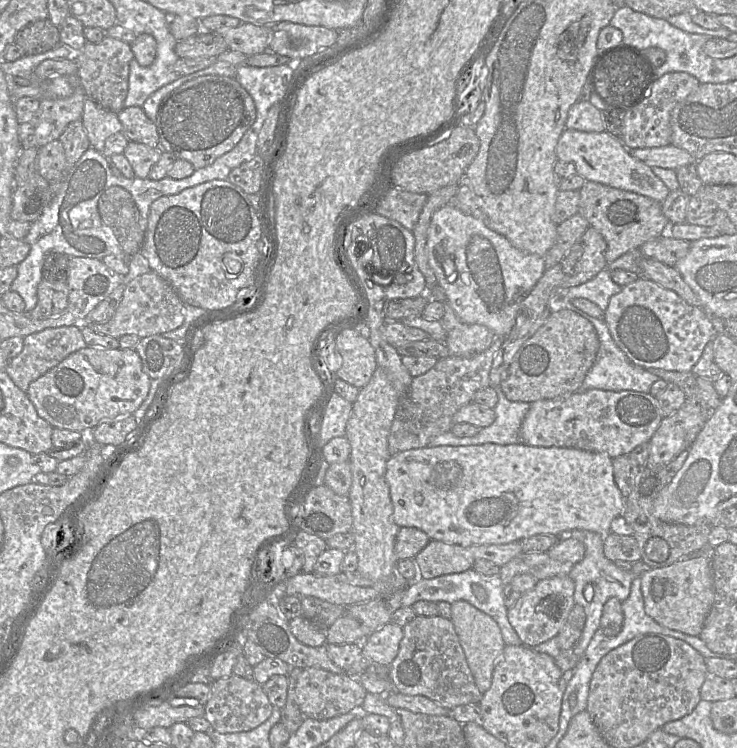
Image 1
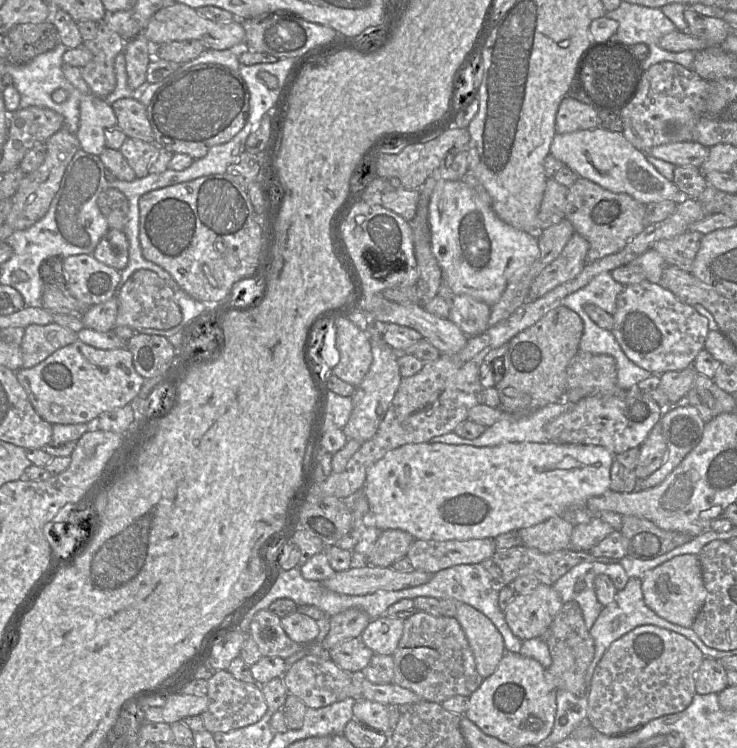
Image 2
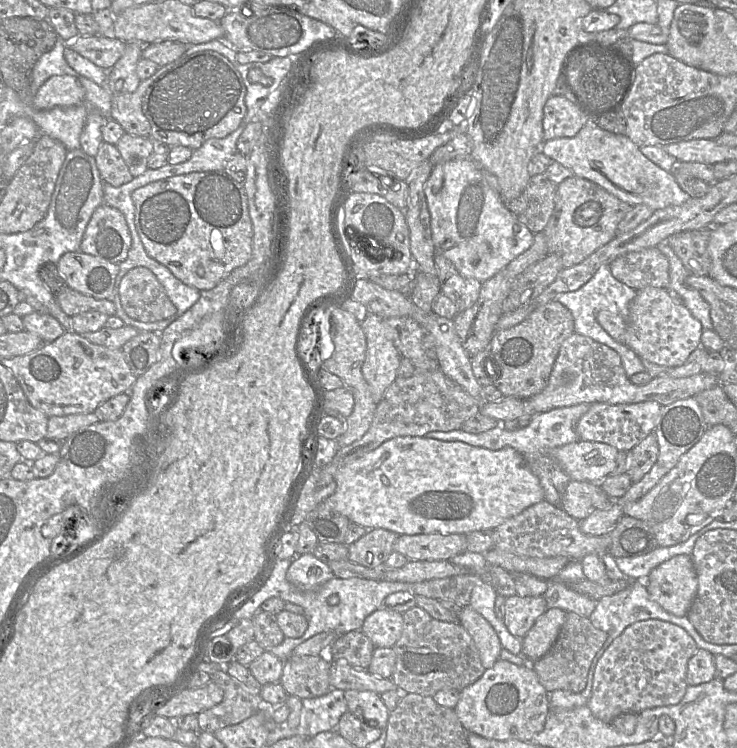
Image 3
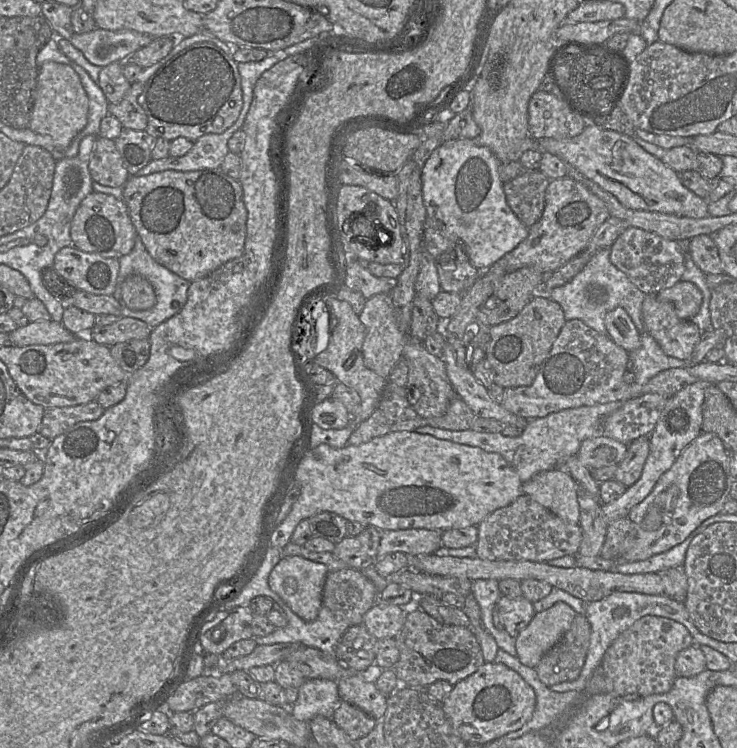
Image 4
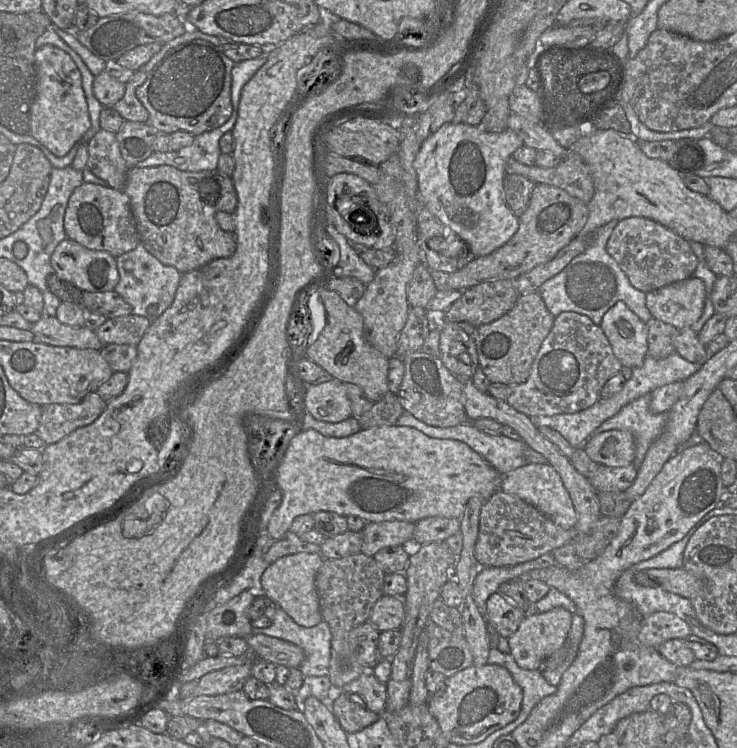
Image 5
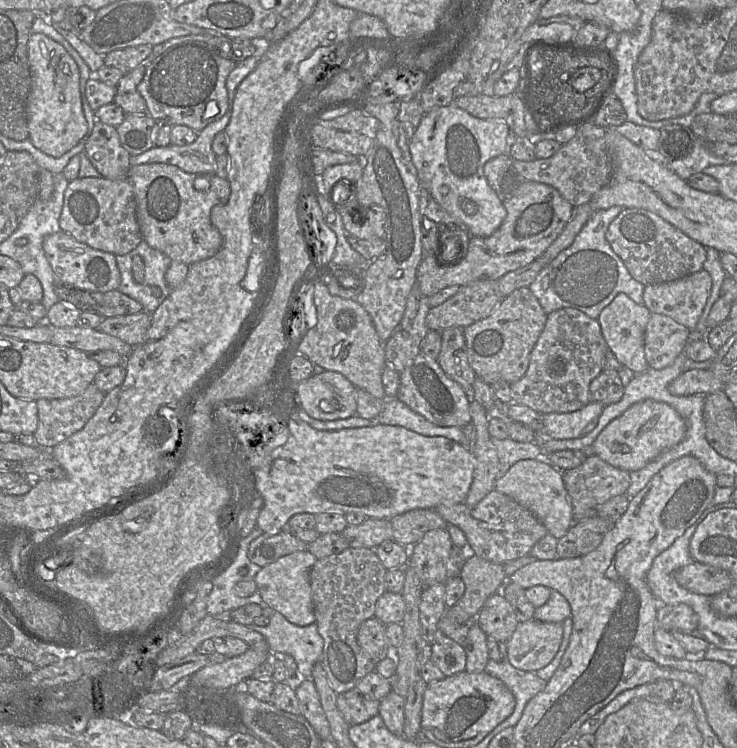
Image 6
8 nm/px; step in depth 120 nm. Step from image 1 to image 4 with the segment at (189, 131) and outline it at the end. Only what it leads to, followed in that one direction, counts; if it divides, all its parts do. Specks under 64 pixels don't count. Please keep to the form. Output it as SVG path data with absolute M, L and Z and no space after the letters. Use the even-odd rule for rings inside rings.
M196 42L179 52L148 79L138 103L147 117L146 131L154 138L172 141L183 137L195 142L205 134L221 134L238 119L243 106L237 62L213 42Z

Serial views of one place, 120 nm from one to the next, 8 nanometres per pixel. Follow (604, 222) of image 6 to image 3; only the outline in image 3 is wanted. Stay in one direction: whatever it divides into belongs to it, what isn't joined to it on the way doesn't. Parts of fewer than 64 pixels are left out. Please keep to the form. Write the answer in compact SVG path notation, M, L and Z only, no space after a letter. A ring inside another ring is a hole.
M602 265L595 275L581 288L573 292L557 294L555 300L567 307L574 318L576 333L589 337L615 350L621 357L626 375L630 378L636 373L646 371L641 358L622 342L614 340L598 323L596 314L607 310L614 315L619 315L625 320L629 316L629 305L637 294L637 290L625 285L614 278L609 265Z

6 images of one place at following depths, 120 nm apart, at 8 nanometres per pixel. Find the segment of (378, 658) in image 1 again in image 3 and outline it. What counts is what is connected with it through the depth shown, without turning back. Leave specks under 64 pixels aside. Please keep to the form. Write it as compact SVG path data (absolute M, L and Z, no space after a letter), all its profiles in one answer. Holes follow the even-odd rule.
M380 608L367 616L361 631L373 643L375 648L393 648L403 629L403 614Z

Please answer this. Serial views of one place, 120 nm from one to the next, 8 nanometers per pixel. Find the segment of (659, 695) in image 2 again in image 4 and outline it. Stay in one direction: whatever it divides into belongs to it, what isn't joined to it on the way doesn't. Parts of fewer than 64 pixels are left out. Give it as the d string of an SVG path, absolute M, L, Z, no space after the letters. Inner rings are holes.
M653 615L640 618L622 632L603 655L601 668L605 675L605 693L618 697L667 693L677 677L677 655L691 645L694 645L694 639L683 624Z

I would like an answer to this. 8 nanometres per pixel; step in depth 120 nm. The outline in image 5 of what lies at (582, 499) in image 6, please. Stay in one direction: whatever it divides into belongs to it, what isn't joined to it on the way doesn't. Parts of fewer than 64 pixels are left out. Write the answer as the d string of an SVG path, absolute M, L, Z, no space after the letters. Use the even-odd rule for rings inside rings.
M633 464L625 467L599 465L588 479L597 492L625 491L637 478L638 471Z

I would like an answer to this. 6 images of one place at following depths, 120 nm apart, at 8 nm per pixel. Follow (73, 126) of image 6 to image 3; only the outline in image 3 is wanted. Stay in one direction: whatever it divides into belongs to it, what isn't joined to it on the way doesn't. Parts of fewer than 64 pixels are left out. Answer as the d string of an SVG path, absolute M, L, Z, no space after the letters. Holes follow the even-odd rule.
M54 75L48 78L33 97L33 107L50 110L69 107L83 102L85 90L77 78L70 75Z

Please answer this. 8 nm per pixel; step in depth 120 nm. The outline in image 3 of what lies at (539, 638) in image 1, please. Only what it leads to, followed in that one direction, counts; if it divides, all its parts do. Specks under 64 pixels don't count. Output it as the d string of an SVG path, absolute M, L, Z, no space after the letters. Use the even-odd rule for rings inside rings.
M544 596L506 597L504 624L509 632L522 639L540 615L548 610Z

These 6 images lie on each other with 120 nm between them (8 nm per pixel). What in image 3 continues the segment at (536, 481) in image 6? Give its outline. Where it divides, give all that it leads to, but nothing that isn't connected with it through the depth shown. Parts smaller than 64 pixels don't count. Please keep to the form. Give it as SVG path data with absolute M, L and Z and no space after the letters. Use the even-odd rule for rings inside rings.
M570 480L562 495L560 507L570 516L581 521L593 511L592 497L598 484L588 481Z

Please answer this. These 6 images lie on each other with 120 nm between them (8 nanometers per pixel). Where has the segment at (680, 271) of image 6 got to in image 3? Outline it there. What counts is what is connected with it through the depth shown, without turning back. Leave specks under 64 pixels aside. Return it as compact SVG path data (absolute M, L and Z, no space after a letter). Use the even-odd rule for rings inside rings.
M658 247L630 252L609 266L615 279L637 291L648 286L668 289L669 261Z

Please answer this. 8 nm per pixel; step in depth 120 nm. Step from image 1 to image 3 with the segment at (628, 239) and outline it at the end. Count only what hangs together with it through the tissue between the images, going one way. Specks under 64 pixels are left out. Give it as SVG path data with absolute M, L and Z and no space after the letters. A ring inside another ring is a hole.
M567 178L557 185L555 207L543 230L549 254L557 254L564 268L579 264L616 237L619 222L632 207L587 179Z

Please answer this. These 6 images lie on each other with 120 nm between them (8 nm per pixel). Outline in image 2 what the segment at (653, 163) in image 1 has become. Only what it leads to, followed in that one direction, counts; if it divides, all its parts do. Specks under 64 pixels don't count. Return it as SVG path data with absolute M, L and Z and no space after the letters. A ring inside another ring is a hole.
M676 142L659 145L645 152L675 166L700 167L708 158L710 149L698 142Z

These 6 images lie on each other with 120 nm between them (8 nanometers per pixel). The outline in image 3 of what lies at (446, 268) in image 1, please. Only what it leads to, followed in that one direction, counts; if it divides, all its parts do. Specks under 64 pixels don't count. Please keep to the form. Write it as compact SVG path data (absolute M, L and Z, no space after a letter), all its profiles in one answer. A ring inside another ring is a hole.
M471 158L454 159L435 165L425 183L424 191L431 216L435 250L448 259L464 277L475 278L483 283L534 243L534 233L517 219L500 194L488 185L482 169Z

